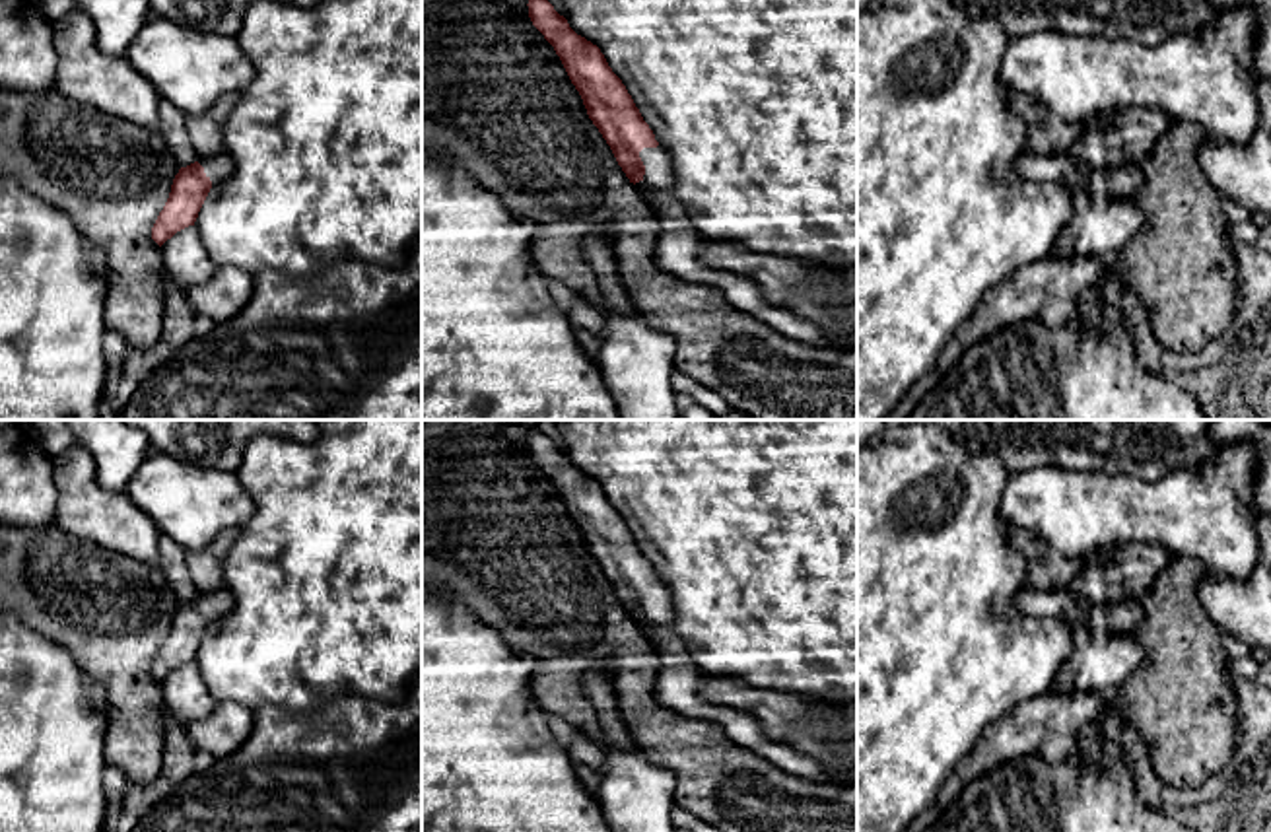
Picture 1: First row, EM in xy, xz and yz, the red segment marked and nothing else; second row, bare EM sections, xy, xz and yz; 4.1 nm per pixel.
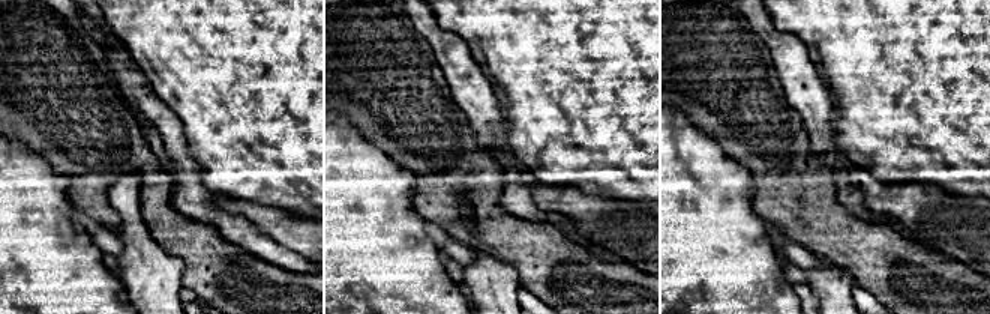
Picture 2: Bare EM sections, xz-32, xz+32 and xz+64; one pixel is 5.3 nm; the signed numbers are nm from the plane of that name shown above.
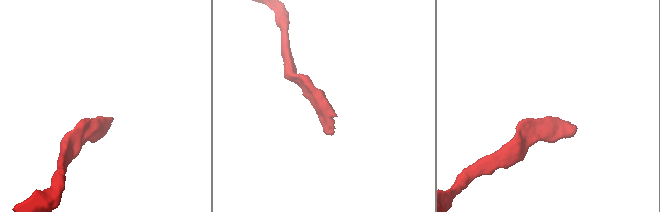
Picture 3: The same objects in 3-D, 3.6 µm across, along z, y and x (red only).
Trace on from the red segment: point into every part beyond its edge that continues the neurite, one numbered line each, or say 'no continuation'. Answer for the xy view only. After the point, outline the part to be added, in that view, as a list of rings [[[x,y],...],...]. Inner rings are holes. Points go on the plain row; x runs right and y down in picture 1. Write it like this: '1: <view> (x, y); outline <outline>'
1: xy (220, 601); outline [[[225,587],[212,593],[198,593],[196,597],[204,603],[206,612],[212,616],[212,622],[227,614],[235,605],[231,591]]]

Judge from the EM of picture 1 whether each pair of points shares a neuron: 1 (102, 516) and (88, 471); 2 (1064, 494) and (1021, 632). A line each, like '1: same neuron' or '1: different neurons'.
1: same neuron
2: different neurons

